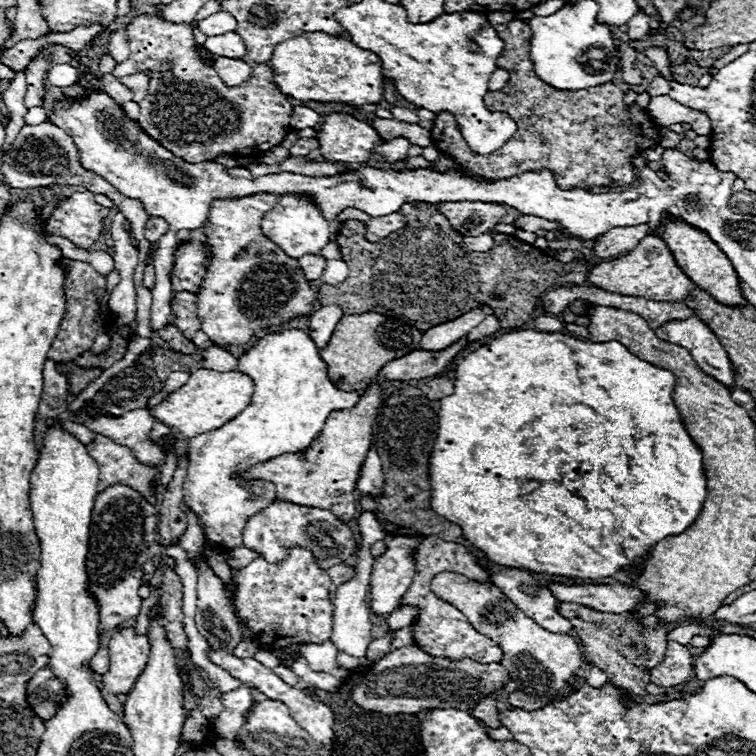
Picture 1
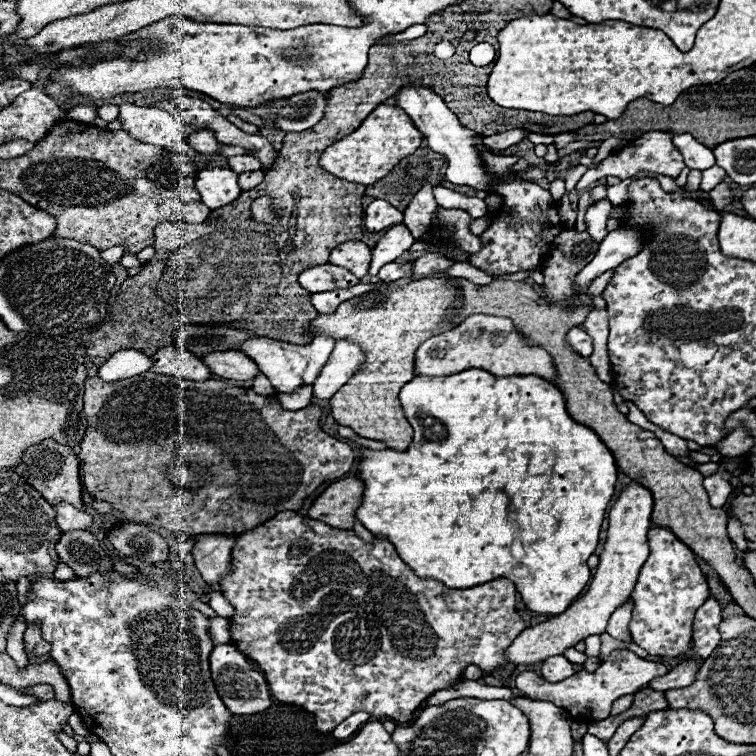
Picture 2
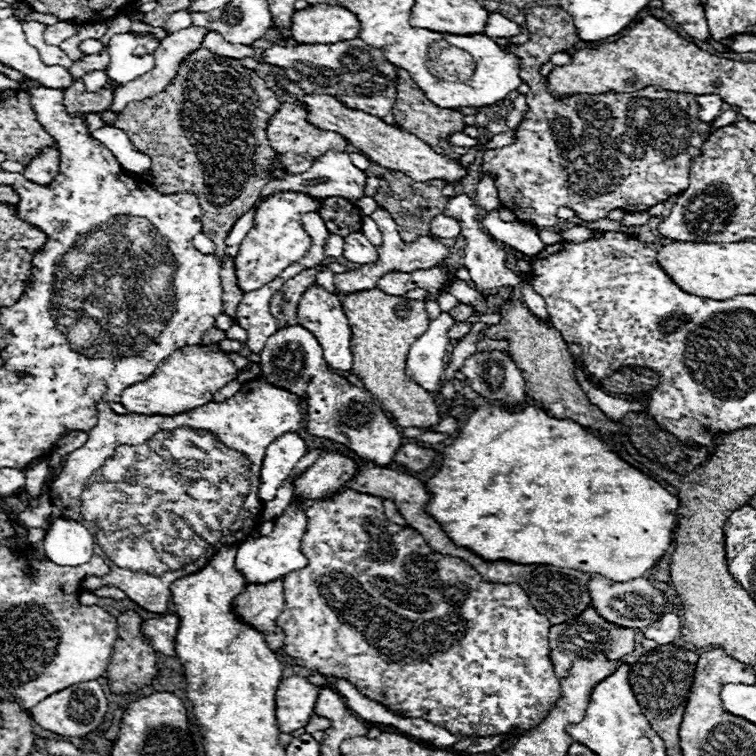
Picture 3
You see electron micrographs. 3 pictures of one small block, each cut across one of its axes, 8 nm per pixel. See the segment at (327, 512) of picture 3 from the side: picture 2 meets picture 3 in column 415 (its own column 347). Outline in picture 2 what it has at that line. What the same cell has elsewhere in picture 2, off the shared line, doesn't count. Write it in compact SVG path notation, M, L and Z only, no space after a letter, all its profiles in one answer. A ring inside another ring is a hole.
M280 512L264 526L258 526L238 536L236 546L232 550L232 566L234 566L234 572L226 576L220 584L224 598L236 610L230 622L232 644L260 666L270 686L270 692L276 700L298 704L304 710L316 714L318 716L316 726L320 732L332 732L340 722L344 722L354 712L368 712L370 716L376 716L376 718L388 716L396 720L398 724L410 722L414 718L414 712L428 700L428 696L458 682L458 678L462 676L468 664L490 664L490 668L504 666L506 664L502 656L504 650L526 628L526 622L518 616L516 606L514 606L516 588L508 578L498 578L486 584L478 584L474 588L466 588L466 590L452 590L452 588L446 588L442 582L436 582L430 578L418 578L412 572L412 568L402 562L402 558L396 554L394 546L388 540L376 536L372 542L364 542L352 530L332 528L328 524L322 524L320 520L300 516L296 512L288 512L286 518L282 518L282 512Z

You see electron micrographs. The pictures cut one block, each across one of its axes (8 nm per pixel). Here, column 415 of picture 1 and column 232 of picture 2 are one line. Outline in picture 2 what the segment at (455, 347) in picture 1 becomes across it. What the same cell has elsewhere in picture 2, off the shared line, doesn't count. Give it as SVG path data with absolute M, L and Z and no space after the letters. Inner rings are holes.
M212 352L204 356L204 364L216 376L240 382L252 382L260 374L258 366L244 352Z

